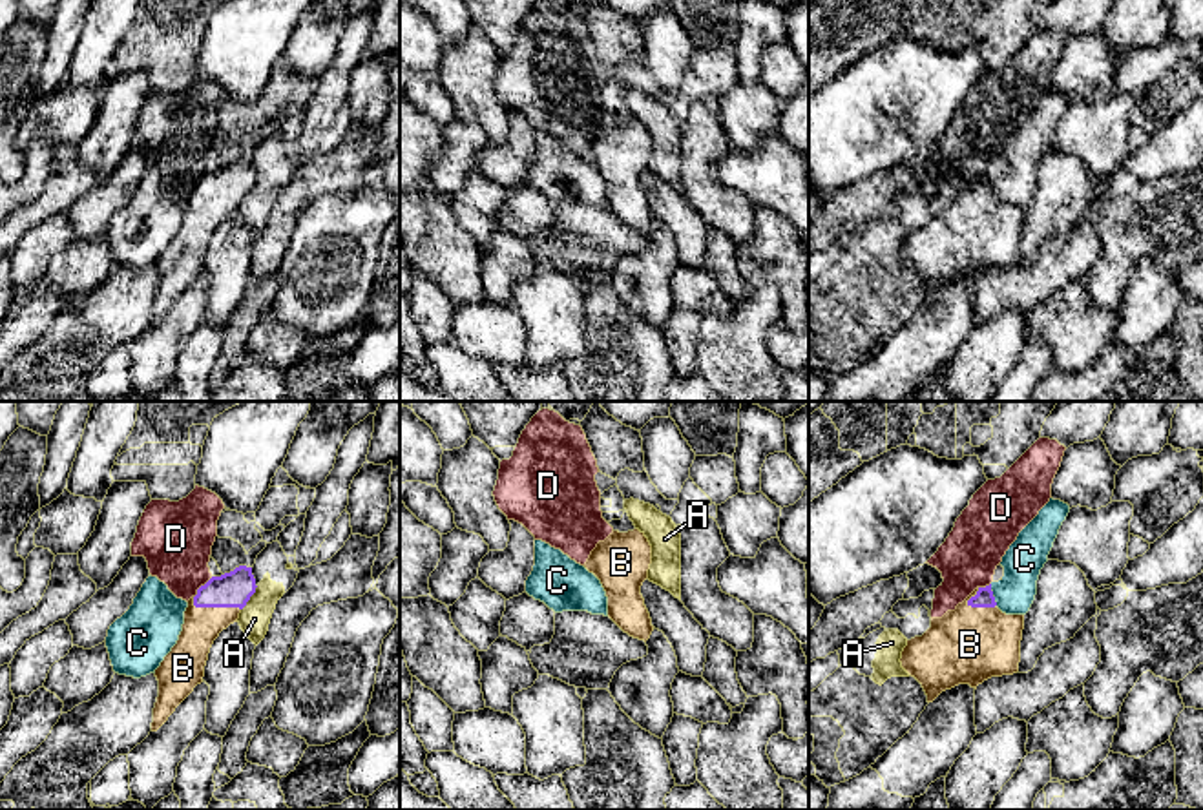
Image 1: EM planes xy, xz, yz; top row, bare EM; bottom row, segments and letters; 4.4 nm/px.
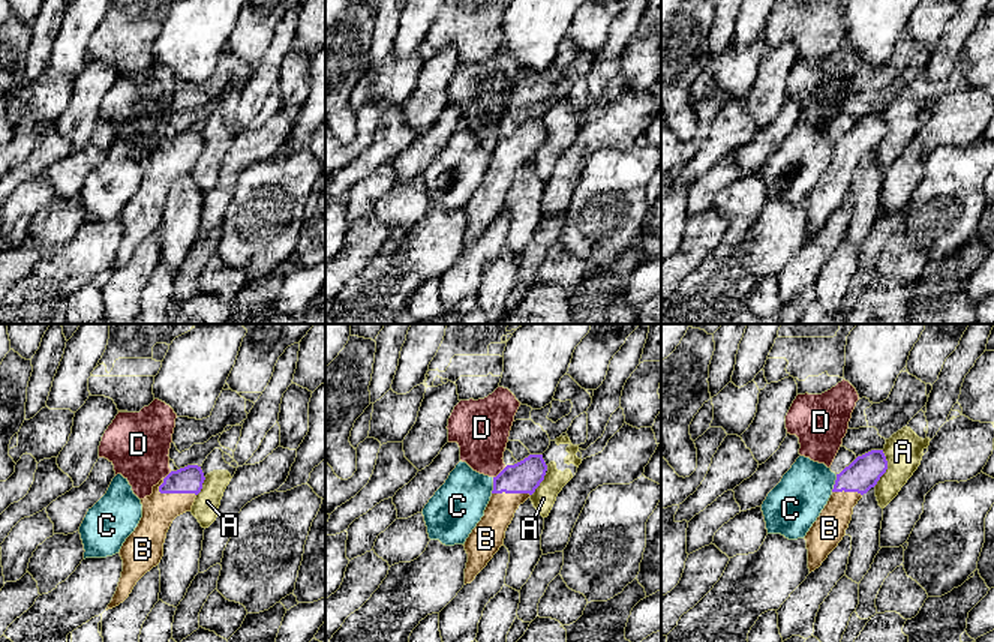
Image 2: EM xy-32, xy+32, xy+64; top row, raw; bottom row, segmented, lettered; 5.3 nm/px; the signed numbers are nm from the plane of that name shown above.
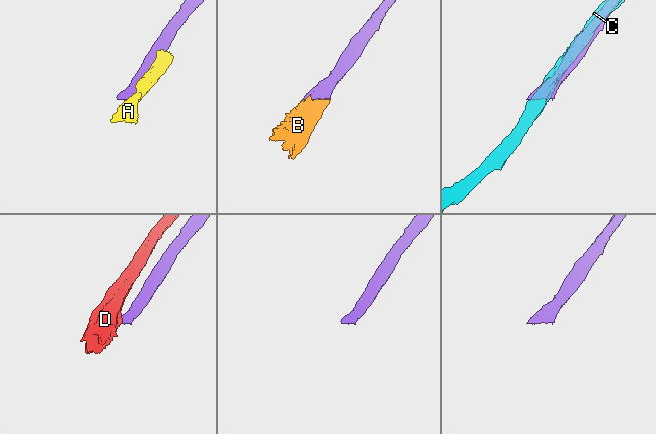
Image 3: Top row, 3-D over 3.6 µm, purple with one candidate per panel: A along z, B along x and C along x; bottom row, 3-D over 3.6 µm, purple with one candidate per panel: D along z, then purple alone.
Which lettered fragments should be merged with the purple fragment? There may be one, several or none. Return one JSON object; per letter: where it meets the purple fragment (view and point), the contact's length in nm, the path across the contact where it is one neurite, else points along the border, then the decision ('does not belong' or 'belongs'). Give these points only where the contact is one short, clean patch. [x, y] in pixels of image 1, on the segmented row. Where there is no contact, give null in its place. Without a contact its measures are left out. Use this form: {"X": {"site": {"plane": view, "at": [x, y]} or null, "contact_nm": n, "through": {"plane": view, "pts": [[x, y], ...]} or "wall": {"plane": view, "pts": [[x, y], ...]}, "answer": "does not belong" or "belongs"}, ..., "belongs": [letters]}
{"A": {"site": {"plane": "xy", "at": [249, 599]}, "contact_nm": 130, "answer": "does not belong"}, "B": {"site": {"plane": "xy", "at": [214, 606]}, "contact_nm": 220, "through": {"plane": "xy", "pts": [[232, 590], [214, 606], [201, 626]]}, "answer": "belongs"}, "C": {"site": {"plane": "yz", "at": [992, 595]}, "contact_nm": 100, "answer": "does not belong"}, "D": {"site": {"plane": "xy", "at": [201, 586]}, "contact_nm": 130, "wall": {"plane": "xy", "pts": [[212, 577], [194, 597]]}, "answer": "does not belong"}, "belongs": ["B"]}

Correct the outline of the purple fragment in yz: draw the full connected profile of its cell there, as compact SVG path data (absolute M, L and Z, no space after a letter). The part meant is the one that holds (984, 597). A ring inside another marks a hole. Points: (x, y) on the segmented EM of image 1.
M989 584L977 587L955 611L947 611L942 618L931 618L931 628L922 637L907 640L900 662L922 684L927 702L933 702L942 691L958 684L977 690L991 677L1017 673L1022 629L1024 615L1002 613Z

